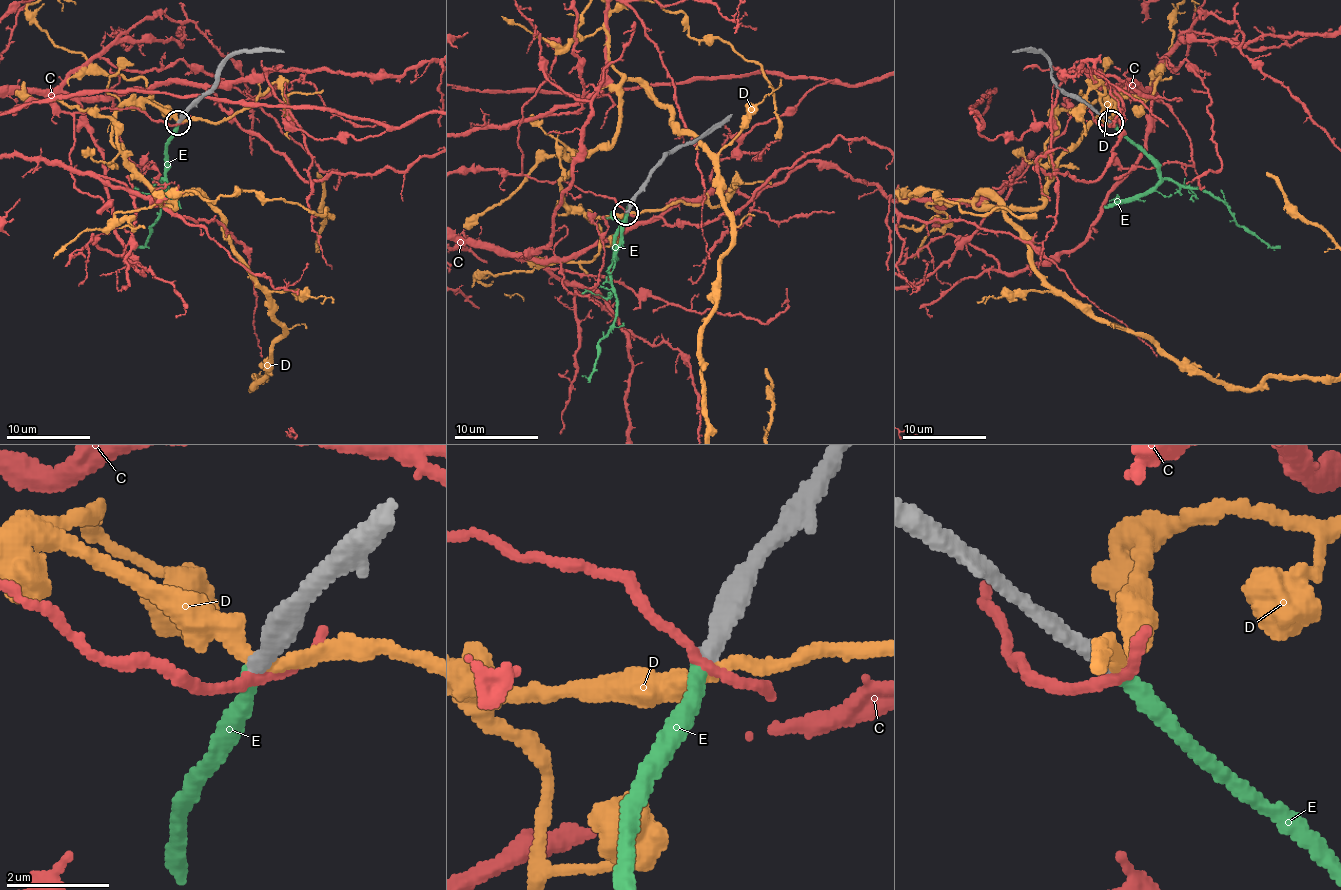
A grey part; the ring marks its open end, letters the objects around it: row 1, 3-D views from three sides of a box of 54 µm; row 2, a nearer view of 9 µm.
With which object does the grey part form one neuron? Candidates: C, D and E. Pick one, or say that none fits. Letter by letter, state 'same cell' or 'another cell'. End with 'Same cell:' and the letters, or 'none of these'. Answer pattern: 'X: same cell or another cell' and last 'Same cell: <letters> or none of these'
C: another cell
D: another cell
E: same cell
Same cell: E

